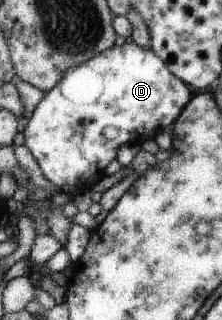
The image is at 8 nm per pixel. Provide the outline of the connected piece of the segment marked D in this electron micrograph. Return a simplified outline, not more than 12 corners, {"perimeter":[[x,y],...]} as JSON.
{"perimeter":[[150,49],[67,69],[21,132],[75,194],[193,92]]}

